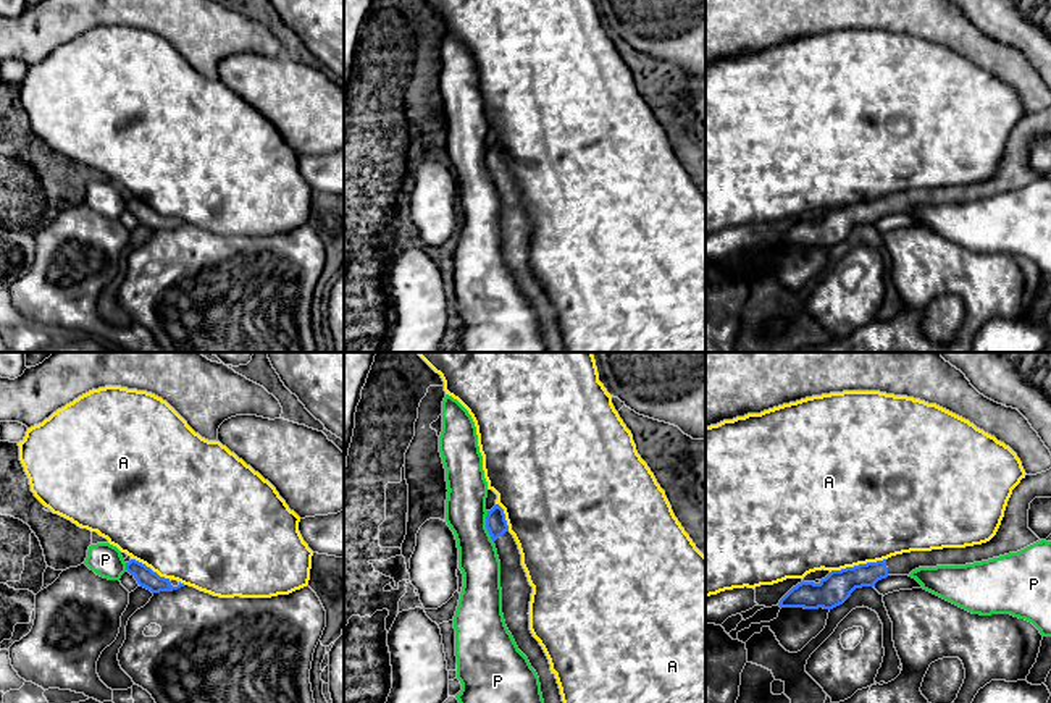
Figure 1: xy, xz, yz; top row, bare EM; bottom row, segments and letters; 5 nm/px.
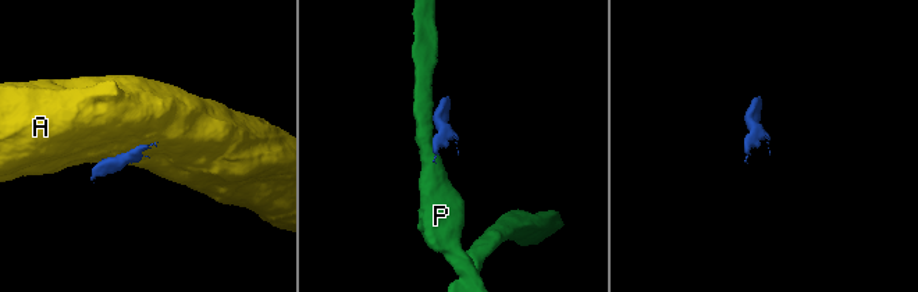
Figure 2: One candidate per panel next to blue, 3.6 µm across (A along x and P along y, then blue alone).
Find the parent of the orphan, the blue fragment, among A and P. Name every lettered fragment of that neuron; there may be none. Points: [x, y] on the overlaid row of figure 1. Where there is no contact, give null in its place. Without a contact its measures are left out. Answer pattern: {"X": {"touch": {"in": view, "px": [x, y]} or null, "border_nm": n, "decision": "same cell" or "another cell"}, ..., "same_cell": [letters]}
{"A": {"touch": {"in": "yz", "px": [859, 564]}, "border_nm": 280, "decision": "another cell"}, "P": {"touch": {"in": "xz", "px": [486, 527]}, "border_nm": 160, "decision": "another cell"}, "same_cell": []}

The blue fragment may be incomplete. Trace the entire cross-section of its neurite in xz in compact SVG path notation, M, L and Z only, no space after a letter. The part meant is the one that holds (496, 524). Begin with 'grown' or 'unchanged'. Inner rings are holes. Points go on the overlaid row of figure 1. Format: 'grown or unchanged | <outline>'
grown | M496 504L486 516L486 528L500 561L502 614L518 650L528 658L541 684L544 703L563 703L549 659L530 630L530 601L533 587L521 566L521 554L509 532L504 509Z

